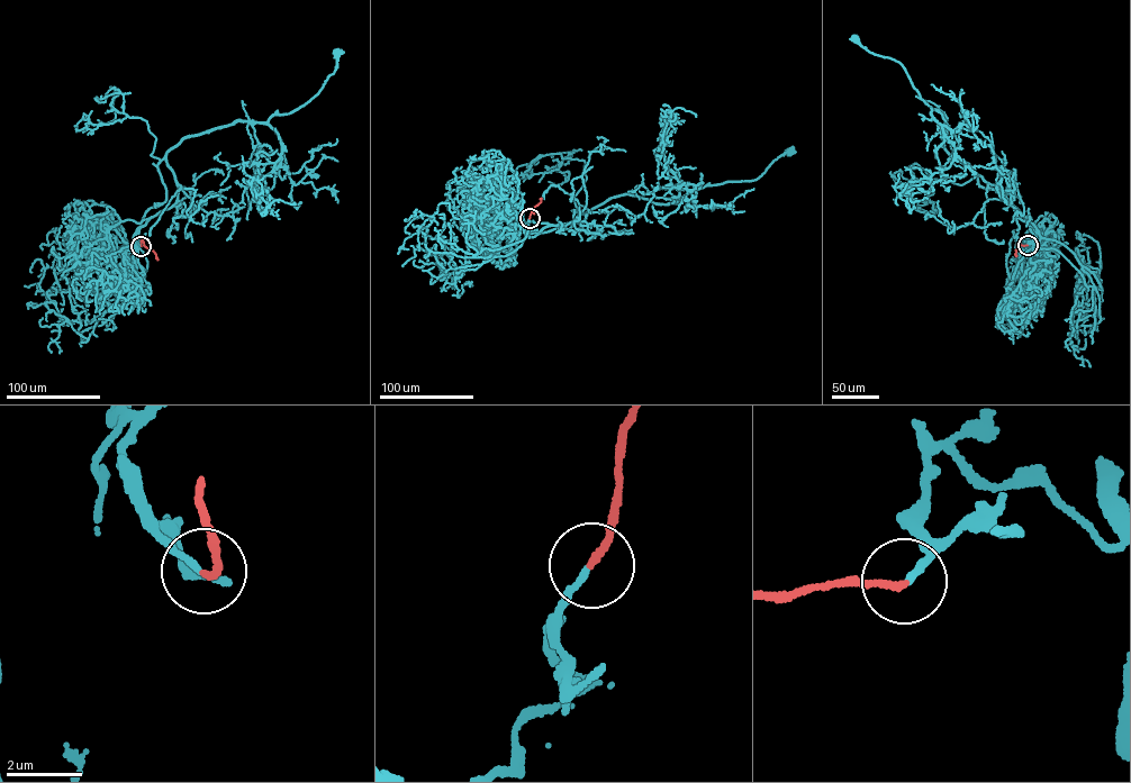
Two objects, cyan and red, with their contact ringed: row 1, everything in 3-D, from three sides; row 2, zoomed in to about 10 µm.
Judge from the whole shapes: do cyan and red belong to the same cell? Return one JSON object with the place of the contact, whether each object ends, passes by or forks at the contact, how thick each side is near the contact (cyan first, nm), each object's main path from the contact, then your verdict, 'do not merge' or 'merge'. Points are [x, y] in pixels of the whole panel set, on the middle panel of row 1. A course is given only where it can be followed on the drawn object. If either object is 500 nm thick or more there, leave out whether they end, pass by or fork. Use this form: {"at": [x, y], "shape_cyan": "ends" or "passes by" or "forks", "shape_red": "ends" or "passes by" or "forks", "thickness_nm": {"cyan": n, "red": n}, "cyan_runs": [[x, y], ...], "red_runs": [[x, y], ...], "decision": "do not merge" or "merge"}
{"at": [530, 218], "shape_cyan": "ends", "shape_red": "ends", "thickness_nm": {"cyan": 160, "red": 190}, "cyan_runs": [[530, 218], [533, 233], [580, 221], [586, 212], [621, 196], [672, 202], [705, 185], [754, 180], [789, 152]], "red_runs": [[530, 218], [541, 198]], "decision": "merge"}

